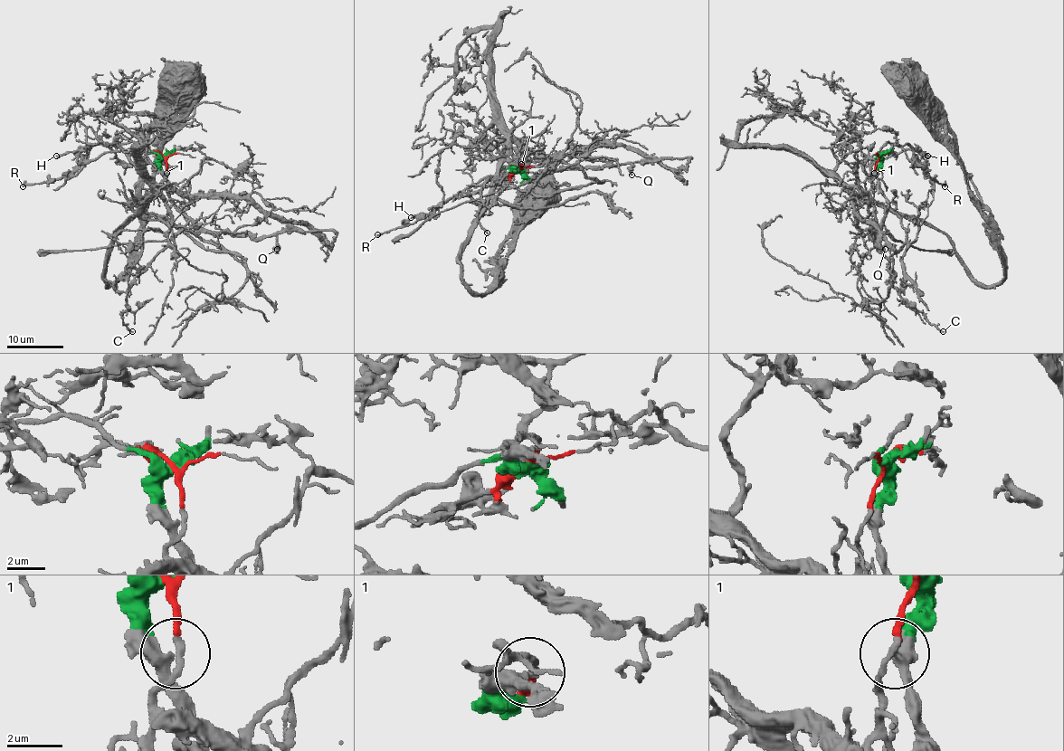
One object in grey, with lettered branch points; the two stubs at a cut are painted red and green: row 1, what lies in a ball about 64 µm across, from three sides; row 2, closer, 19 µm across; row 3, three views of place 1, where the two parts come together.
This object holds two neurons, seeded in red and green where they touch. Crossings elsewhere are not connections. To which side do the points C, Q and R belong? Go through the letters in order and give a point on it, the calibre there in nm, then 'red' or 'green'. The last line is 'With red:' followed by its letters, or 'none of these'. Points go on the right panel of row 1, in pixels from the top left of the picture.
C: place (943, 331); calibre 200 nm; red
Q: place (885, 249); calibre 280 nm; green
R: place (945, 186); calibre 320 nm; green
With red: C

